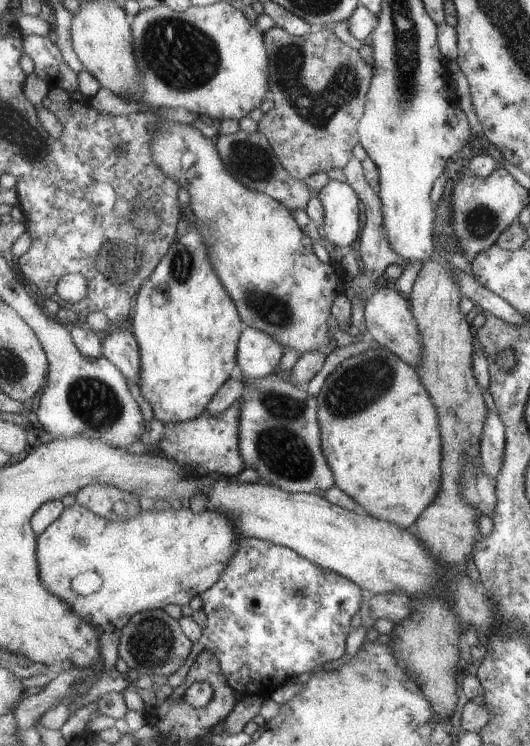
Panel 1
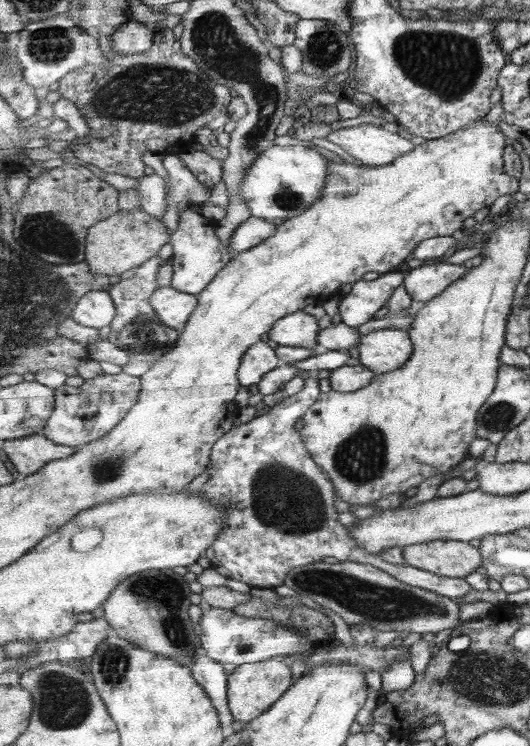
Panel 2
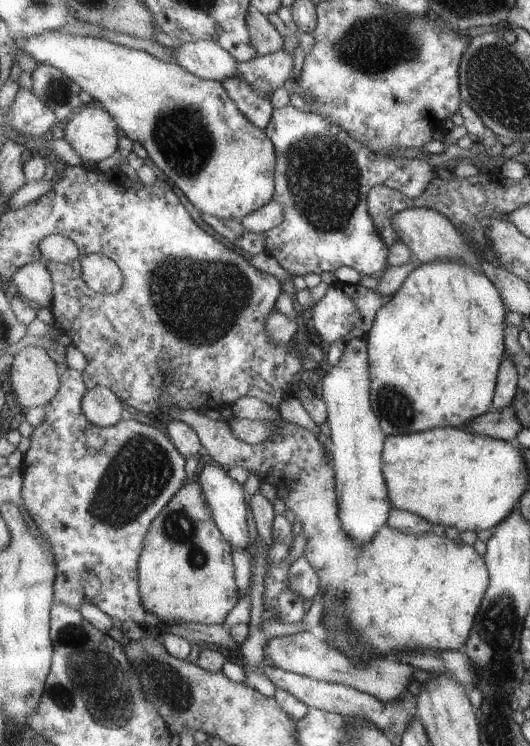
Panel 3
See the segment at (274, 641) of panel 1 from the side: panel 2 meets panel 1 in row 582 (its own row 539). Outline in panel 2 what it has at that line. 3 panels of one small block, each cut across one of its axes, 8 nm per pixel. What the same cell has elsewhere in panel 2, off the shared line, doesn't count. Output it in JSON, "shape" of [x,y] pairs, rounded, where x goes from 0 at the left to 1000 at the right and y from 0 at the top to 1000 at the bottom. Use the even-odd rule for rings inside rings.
{"shape":[[[583,505],[577,508],[575,520],[560,528],[532,536],[504,555],[438,575],[404,595],[398,619],[389,630],[394,641],[387,647],[385,665],[400,673],[417,676],[426,673],[434,681],[428,685],[419,713],[385,743],[398,759],[432,776],[462,780],[474,788],[517,790],[521,786],[538,783],[543,769],[557,760],[604,753],[617,747],[632,747],[642,753],[664,752],[708,759],[772,786],[787,786],[860,806],[883,798],[892,790],[874,775],[828,772],[768,756],[738,756],[717,744],[696,743],[696,739],[672,725],[664,713],[640,700],[640,686],[632,678],[630,646],[592,615],[577,599],[570,582],[557,576],[557,568],[579,556],[604,531],[602,505]]]}

